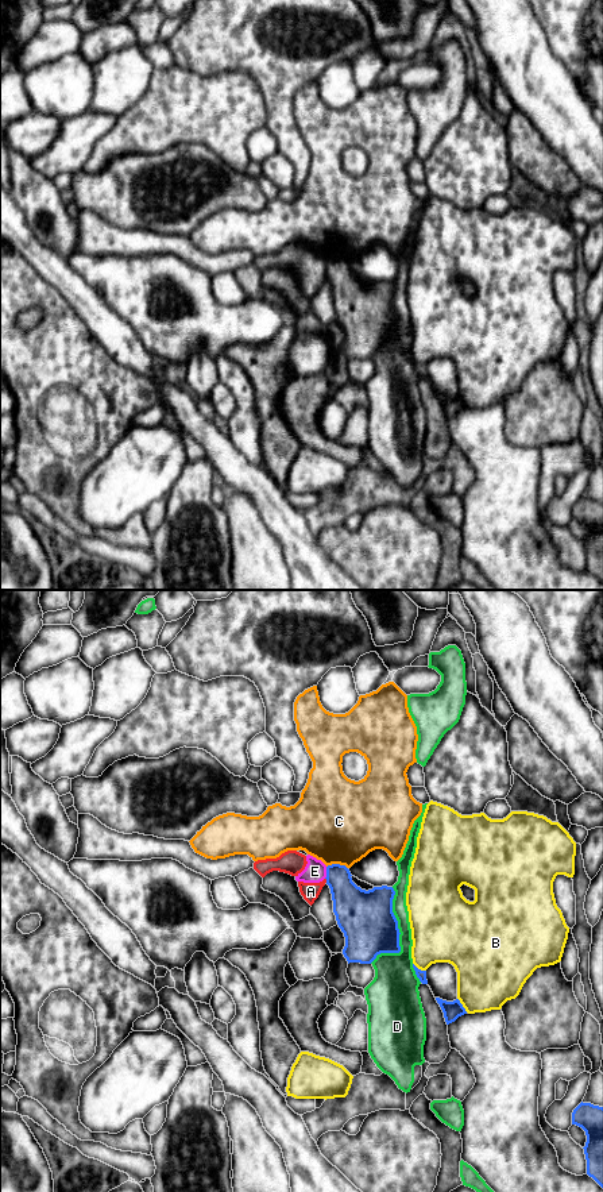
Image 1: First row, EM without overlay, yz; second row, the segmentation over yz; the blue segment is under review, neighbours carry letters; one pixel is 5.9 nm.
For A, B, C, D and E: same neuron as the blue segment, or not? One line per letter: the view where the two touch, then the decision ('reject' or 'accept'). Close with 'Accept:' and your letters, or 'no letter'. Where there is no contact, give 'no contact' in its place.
A: yz | reject
B: yz | reject
C: yz | reject
D: yz | reject
E: yz | reject
Accept: no letter

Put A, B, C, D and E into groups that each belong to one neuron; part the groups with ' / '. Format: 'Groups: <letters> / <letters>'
Groups: A E / B / C / D

